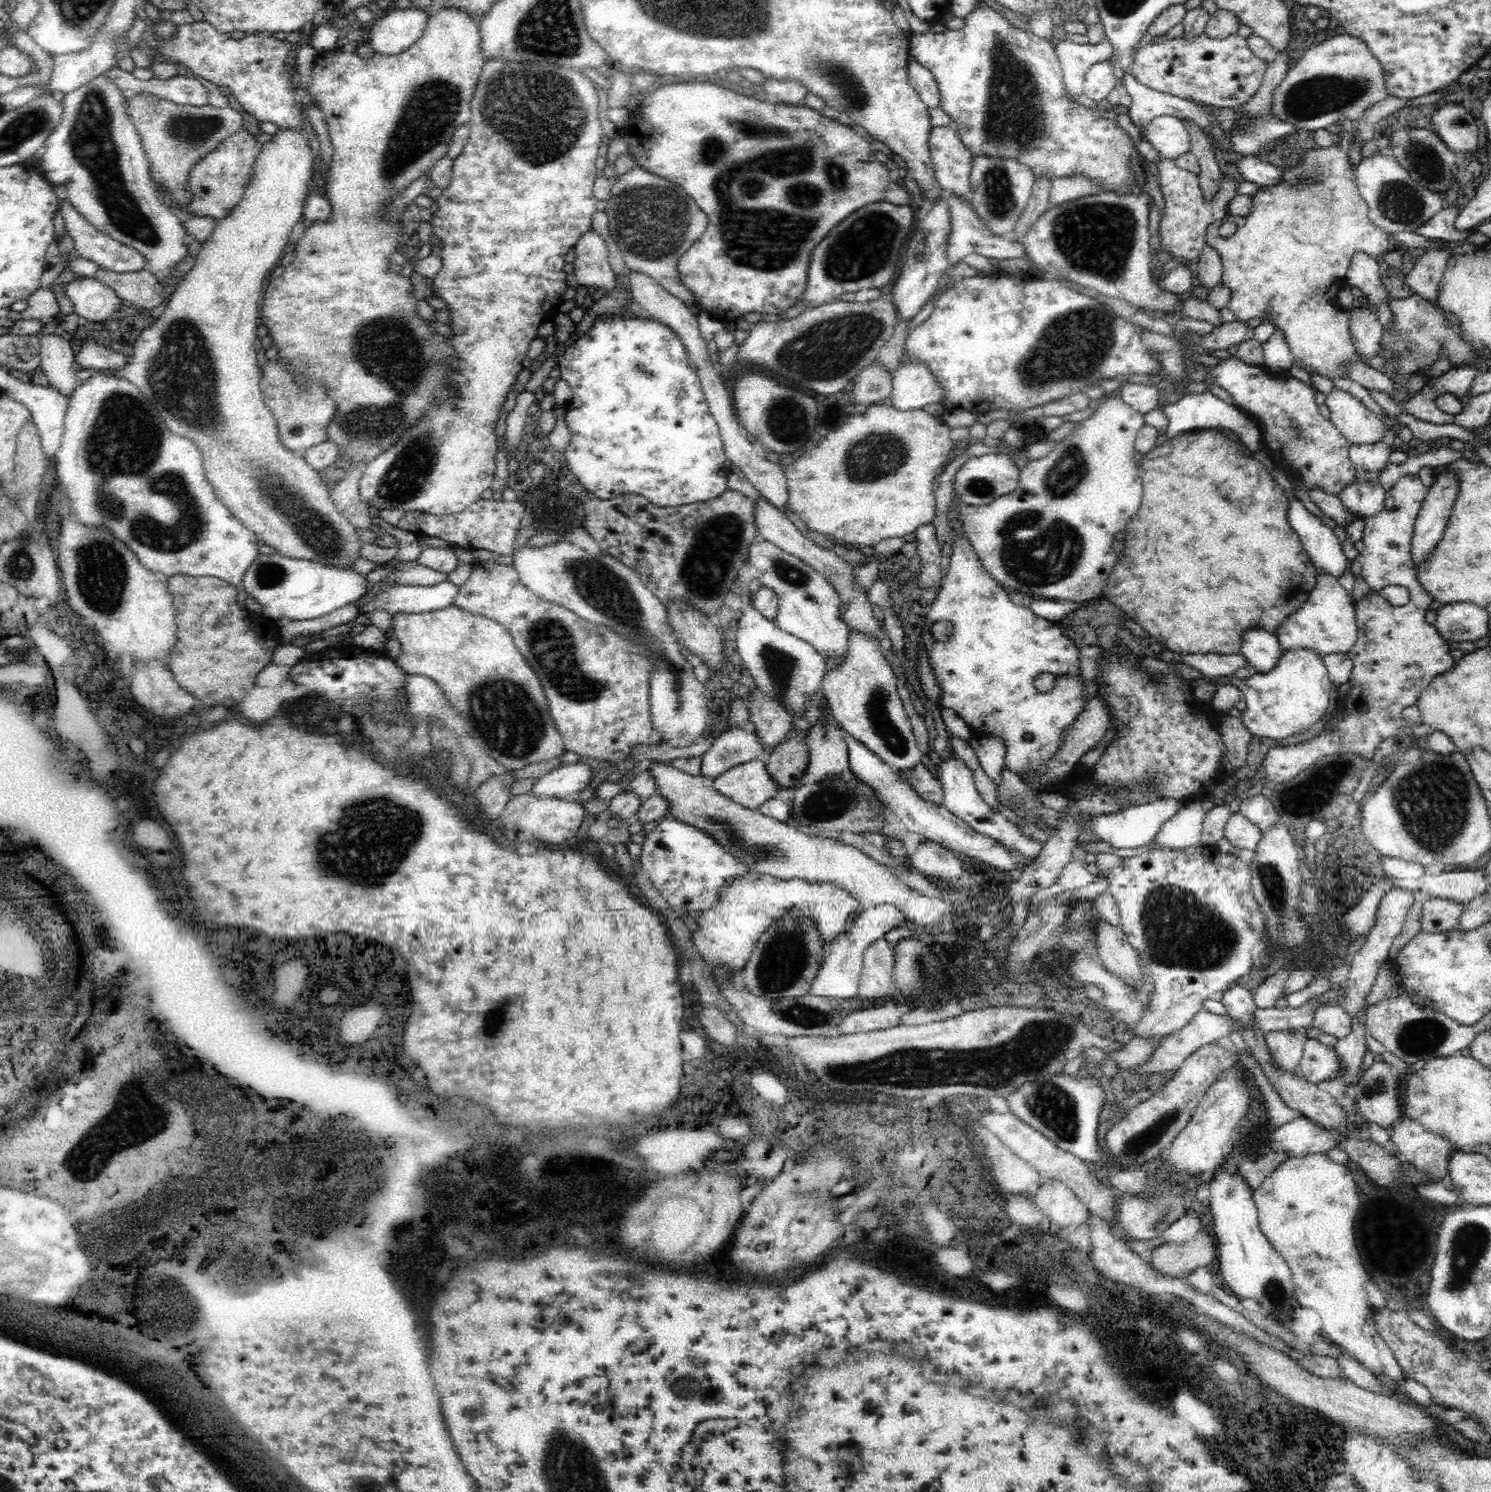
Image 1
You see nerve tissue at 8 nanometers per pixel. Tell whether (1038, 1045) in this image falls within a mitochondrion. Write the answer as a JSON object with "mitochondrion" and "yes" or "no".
{"mitochondrion":"yes"}

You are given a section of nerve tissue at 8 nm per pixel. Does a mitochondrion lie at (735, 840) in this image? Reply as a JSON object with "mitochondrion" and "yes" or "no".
{"mitochondrion":"yes"}

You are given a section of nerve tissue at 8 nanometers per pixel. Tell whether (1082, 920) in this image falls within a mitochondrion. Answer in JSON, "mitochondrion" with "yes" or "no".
{"mitochondrion":"yes"}

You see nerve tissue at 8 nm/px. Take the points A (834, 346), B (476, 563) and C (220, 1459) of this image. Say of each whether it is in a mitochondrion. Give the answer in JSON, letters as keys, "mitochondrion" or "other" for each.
{"A":"mitochondrion","B":"other","C":"other"}

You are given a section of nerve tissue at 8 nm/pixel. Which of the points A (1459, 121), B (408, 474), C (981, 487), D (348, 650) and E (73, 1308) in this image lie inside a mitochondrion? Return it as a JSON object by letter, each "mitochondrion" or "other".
{"A":"mitochondrion","B":"mitochondrion","C":"mitochondrion","D":"other","E":"other"}

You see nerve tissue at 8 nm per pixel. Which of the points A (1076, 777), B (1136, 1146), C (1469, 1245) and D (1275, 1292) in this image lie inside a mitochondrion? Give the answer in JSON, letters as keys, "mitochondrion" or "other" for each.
{"A":"other","B":"mitochondrion","C":"mitochondrion","D":"mitochondrion"}

